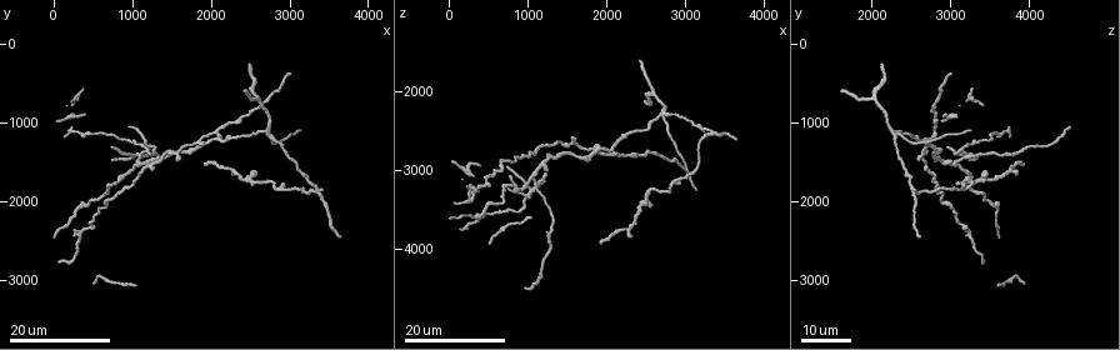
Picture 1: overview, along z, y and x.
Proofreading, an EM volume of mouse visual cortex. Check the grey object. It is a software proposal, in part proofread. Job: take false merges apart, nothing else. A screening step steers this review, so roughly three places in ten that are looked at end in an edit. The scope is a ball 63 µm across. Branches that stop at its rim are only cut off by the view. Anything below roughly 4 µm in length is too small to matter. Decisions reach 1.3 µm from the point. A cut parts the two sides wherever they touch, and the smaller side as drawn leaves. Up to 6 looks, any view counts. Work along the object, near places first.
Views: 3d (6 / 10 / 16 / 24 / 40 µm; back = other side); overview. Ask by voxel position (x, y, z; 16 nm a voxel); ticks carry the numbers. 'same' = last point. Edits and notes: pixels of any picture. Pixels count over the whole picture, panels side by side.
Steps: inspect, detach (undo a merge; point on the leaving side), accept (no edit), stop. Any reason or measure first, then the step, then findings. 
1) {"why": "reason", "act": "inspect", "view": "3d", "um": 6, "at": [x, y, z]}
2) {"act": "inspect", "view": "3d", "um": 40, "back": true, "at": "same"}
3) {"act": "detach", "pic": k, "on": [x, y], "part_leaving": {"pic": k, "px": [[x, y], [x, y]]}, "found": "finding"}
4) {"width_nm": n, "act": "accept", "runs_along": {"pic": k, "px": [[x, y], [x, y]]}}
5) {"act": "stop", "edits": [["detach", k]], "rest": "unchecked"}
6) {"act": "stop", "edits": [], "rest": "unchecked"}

{"why": "branch point", "act": "inspect", "view": "3d", "um": 16, "at": [1850, 1250, 2700]}

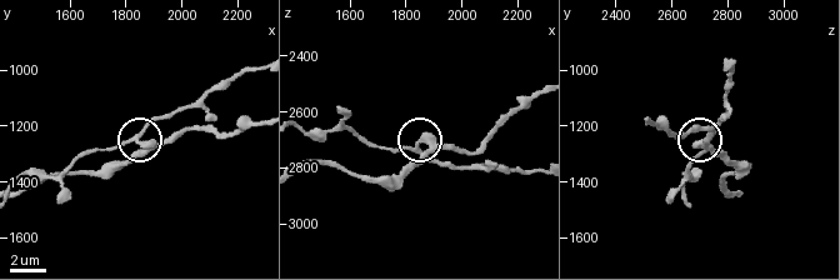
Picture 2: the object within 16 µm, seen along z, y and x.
{"why": "closer look", "act": "inspect", "view": "3d", "um": 6, "at": [1890, 1280, 2730]}

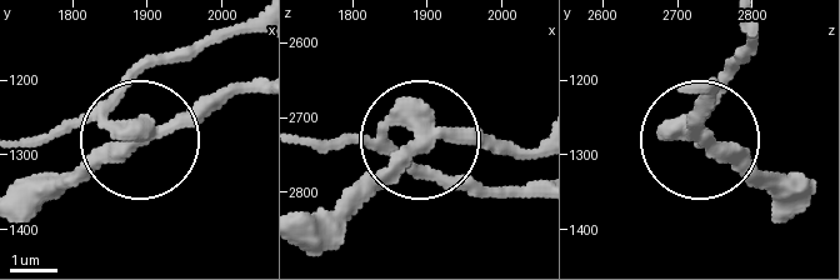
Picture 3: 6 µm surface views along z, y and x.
{"width_nm": 350, "act": "detach", "pic": 3, "on": [135, 73], "found": "a second neuron is stuck on"}

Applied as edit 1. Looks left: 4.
{"why": "redraw", "act": "inspect", "view": "overview"}

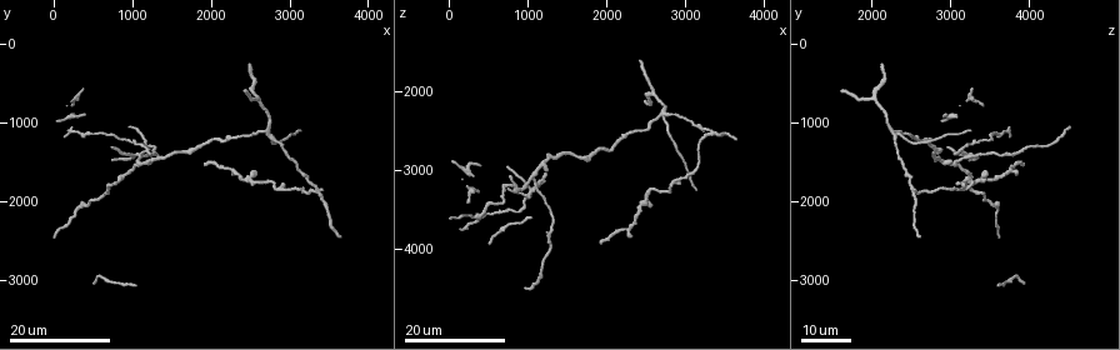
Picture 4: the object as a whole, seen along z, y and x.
{"why": "four arms meet", "act": "inspect", "view": "3d", "um": 16, "at": [3350, 1850, 2550]}

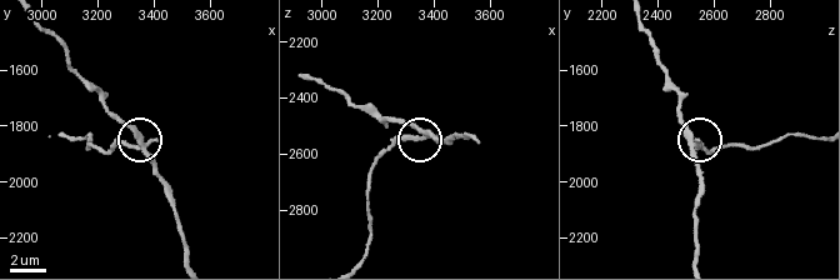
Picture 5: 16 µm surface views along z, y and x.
{"act": "inspect", "view": "3d", "um": 6, "at": [3330, 1880, 2530]}

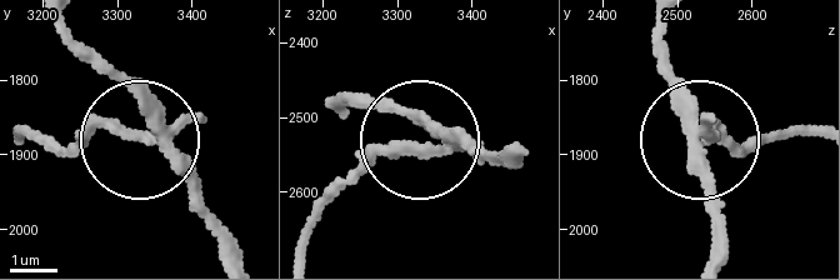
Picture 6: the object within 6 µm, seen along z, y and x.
{"act": "detach", "pic": 6, "on": [99, 126], "part_leaving": {"pic": 6, "px": [[444, 144], [376, 156], [329, 204], [304, 251]]}, "found": "two neurons meet here"}

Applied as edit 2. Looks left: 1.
{"act": "stop", "edits": [["detach", 3], ["detach", 6]], "rest": "unchecked"}

